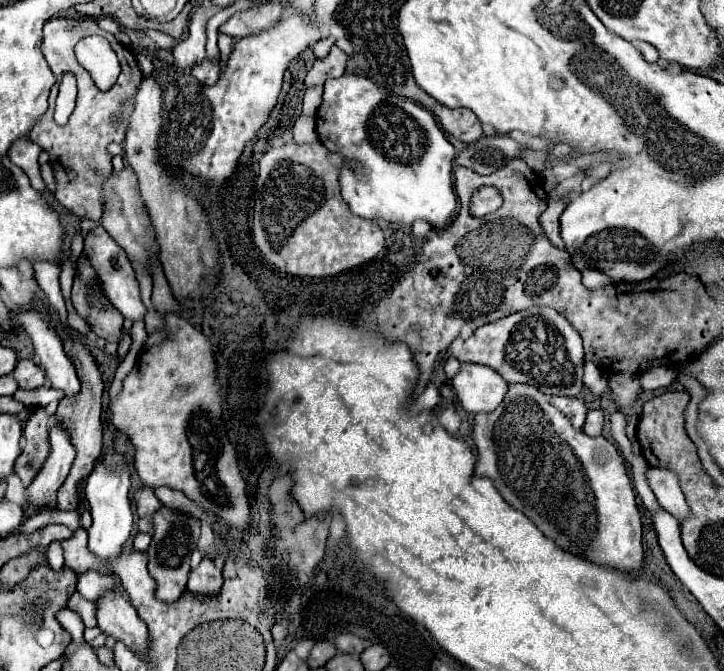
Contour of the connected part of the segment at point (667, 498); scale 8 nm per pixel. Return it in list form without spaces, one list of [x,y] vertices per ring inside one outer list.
[[[646,466],[646,482],[658,498],[658,504],[680,522],[690,514],[684,494],[678,484],[678,476],[668,468]]]

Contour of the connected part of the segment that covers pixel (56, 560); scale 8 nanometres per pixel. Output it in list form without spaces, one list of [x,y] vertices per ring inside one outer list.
[[[55,541],[50,544],[48,549],[47,560],[51,568],[59,570],[63,567],[63,550],[61,548],[60,541]]]

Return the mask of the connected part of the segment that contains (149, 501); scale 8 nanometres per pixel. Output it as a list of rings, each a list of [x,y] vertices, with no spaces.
[[[142,486],[140,490],[136,490],[134,502],[136,502],[136,512],[138,512],[140,518],[152,516],[162,508],[162,502],[154,496],[154,490],[150,486]]]

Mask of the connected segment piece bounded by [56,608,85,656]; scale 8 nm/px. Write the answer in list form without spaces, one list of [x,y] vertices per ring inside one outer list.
[[[64,608],[56,615],[58,622],[62,625],[62,627],[67,630],[72,638],[70,645],[68,645],[65,649],[64,655],[70,655],[73,653],[73,643],[76,646],[80,646],[81,642],[84,641],[83,637],[83,627],[84,624],[81,618],[70,610],[69,608]]]

